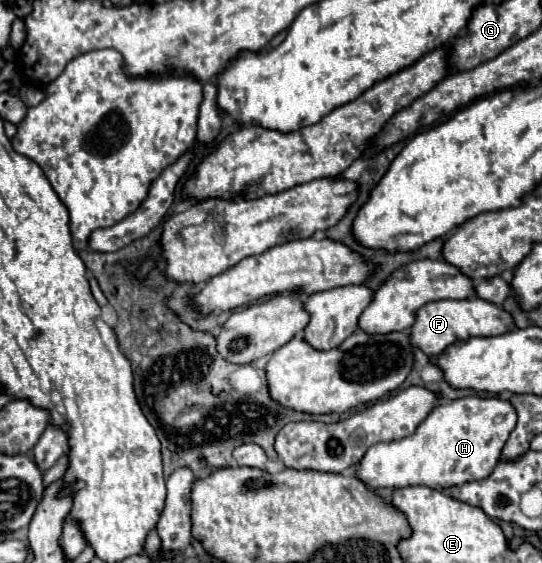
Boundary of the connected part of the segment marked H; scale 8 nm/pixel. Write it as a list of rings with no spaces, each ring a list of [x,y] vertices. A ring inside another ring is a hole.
[[[462,397],[442,401],[434,407],[428,419],[414,435],[372,445],[360,461],[358,477],[368,487],[400,489],[410,485],[424,485],[436,491],[456,487],[468,481],[484,479],[498,463],[502,447],[516,425],[516,411],[510,401],[500,397]]]

